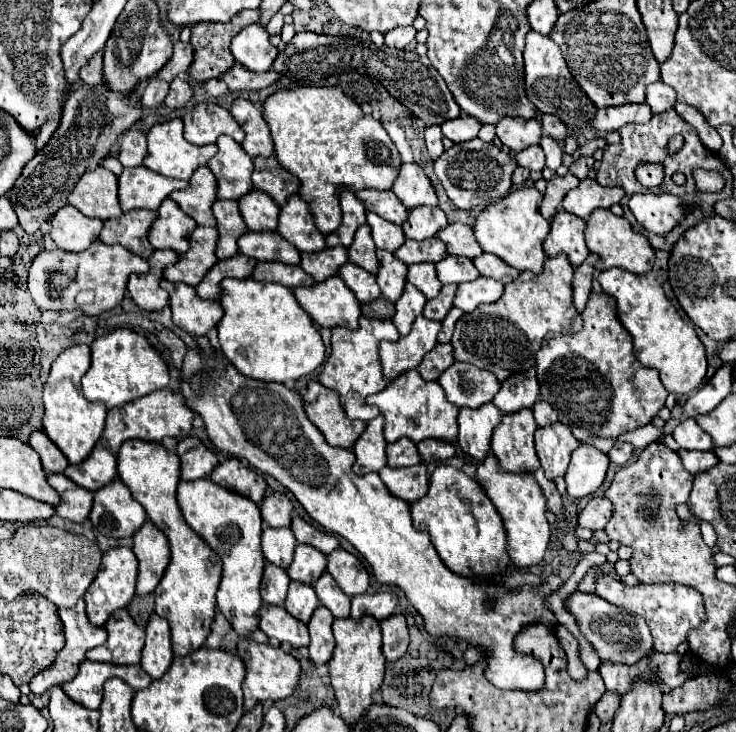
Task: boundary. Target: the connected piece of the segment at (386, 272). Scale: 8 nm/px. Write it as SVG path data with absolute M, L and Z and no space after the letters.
M377 251L379 259L379 273L377 273L377 283L381 287L383 297L389 301L397 301L403 293L403 285L407 281L407 265L401 263L399 259L393 257L389 251Z

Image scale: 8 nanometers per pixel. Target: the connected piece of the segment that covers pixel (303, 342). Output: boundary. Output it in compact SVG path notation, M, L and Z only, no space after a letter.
M223 279L219 303L223 307L223 317L217 323L219 345L241 375L283 383L309 375L323 363L325 345L321 335L289 287L255 279Z

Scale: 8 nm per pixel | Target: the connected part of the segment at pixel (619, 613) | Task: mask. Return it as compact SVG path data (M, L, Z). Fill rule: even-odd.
M577 591L577 593L573 593L573 597L569 597L567 607L575 615L577 625L581 627L581 633L593 643L597 655L605 661L611 659L611 661L619 661L619 663L637 663L653 647L653 639L651 639L649 627L643 617L637 617L621 607L615 607L595 593Z

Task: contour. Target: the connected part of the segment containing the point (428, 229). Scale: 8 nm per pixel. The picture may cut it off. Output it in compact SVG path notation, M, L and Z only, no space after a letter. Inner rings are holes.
M415 207L409 211L409 217L401 227L405 237L423 241L435 237L437 231L445 225L447 225L445 213L439 207Z

